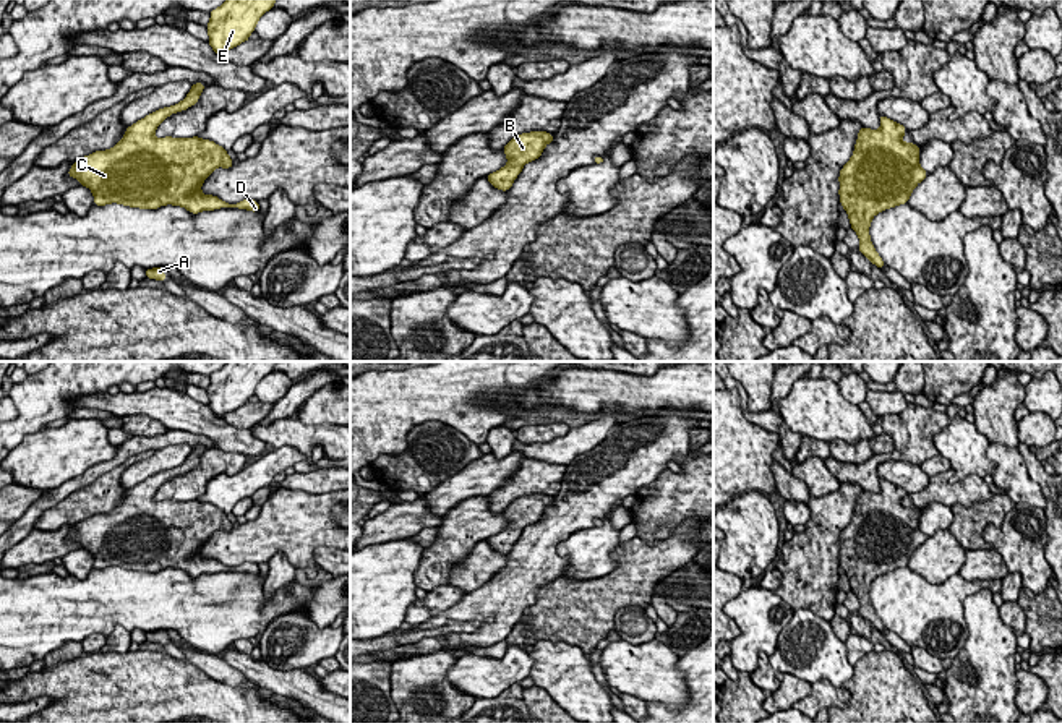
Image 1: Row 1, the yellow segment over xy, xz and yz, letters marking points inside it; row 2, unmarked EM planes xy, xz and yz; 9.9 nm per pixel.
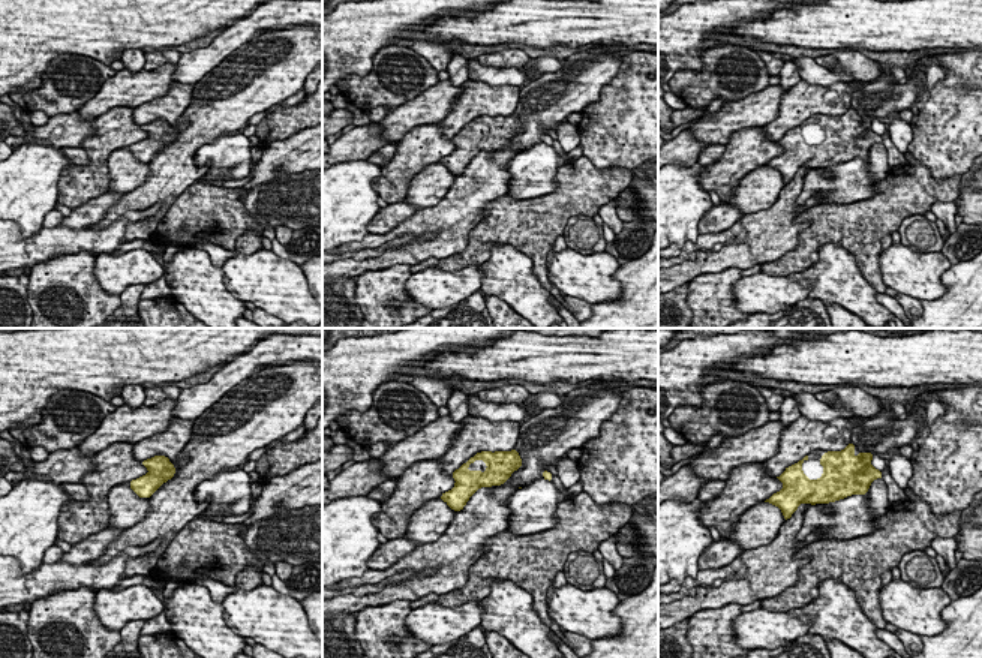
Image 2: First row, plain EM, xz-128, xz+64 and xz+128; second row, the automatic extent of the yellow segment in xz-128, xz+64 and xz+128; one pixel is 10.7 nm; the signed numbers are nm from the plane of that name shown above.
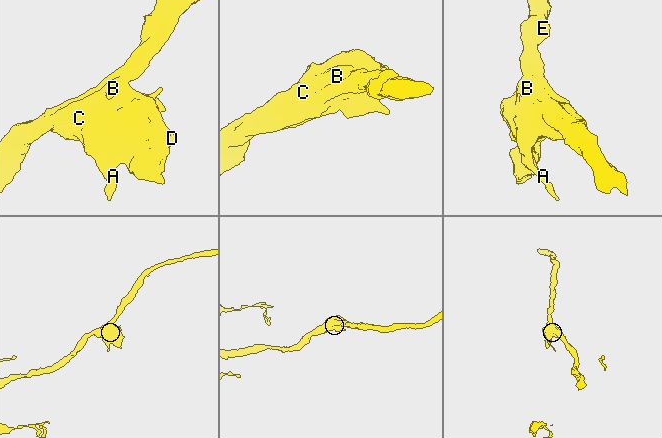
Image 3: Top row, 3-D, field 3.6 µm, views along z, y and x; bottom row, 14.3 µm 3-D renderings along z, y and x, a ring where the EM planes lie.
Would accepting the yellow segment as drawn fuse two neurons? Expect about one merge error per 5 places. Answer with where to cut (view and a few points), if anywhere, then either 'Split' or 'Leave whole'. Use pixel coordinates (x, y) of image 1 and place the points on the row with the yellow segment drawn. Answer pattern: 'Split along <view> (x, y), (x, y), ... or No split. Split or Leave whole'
No split. Leave whole

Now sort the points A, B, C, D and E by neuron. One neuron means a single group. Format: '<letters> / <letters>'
A B C D E

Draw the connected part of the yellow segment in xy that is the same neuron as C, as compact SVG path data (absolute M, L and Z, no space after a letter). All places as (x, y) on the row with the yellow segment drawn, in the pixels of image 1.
M196 83L186 97L170 107L159 109L135 125L107 151L96 151L75 160L68 177L76 178L94 195L94 206L118 203L139 209L157 209L165 204L182 206L191 214L221 207L259 211L259 203L243 199L225 203L203 195L203 182L217 169L230 169L233 160L227 151L209 139L156 138L156 128L172 113L186 110L199 101L206 86Z

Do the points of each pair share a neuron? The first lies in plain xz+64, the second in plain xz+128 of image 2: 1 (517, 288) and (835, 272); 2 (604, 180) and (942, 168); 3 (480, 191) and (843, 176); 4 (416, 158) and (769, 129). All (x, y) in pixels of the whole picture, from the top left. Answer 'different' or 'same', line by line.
1: same
2: different
3: different
4: different

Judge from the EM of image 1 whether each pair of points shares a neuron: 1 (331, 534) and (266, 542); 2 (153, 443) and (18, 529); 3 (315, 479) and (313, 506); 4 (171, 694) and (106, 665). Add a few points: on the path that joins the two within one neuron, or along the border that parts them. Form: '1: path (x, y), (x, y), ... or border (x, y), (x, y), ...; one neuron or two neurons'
1: path (315, 534), (282, 534); one neuron
2: path (119, 457), (52, 498); one neuron
3: border (276, 488), (300, 488), (312, 493), (333, 491); two neurons
4: path (154, 694), (135, 694), (122, 681); one neuron

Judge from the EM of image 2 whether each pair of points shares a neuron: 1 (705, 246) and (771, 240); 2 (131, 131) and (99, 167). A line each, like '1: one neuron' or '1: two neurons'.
1: one neuron
2: one neuron

